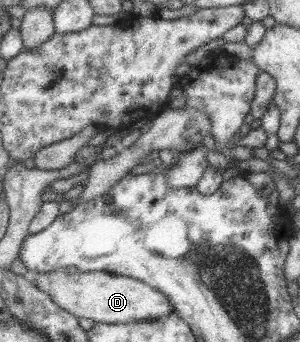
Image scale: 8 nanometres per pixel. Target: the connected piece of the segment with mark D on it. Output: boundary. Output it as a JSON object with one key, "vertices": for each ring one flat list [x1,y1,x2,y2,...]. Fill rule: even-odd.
{"vertices":[[59,269,32,275,35,285,50,294,61,308,79,318,90,318,95,323,119,324,150,321,173,312,173,305,162,291,130,276,119,276,105,271,69,273]]}

